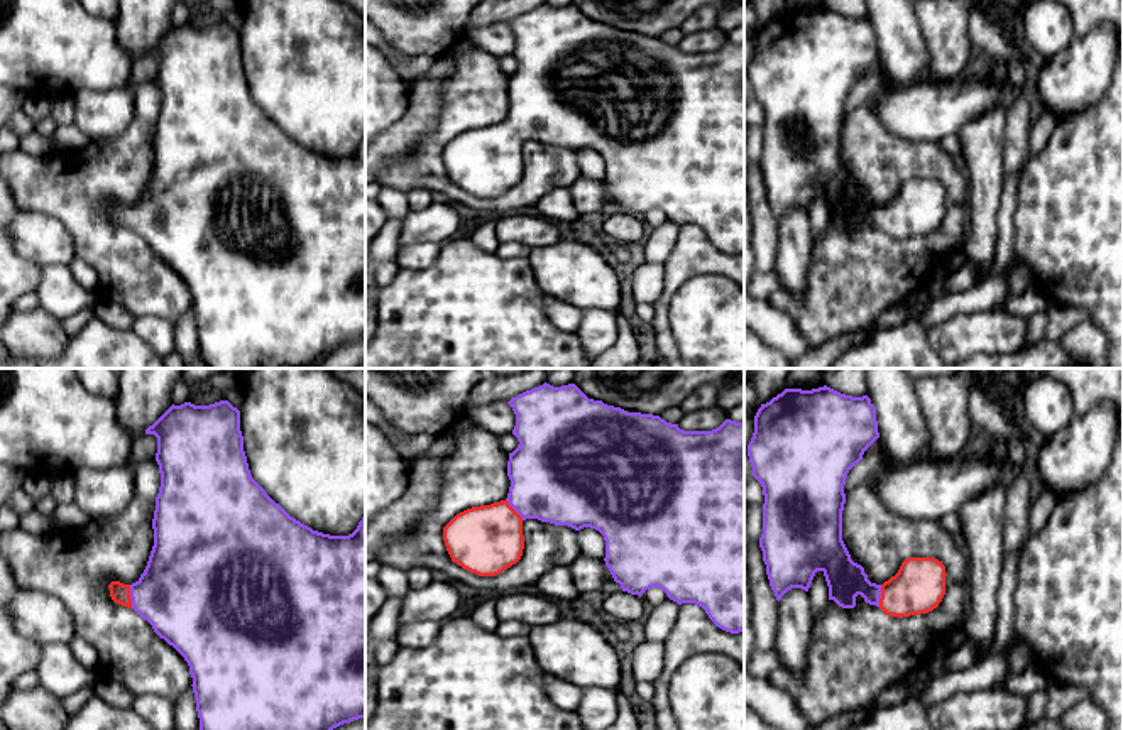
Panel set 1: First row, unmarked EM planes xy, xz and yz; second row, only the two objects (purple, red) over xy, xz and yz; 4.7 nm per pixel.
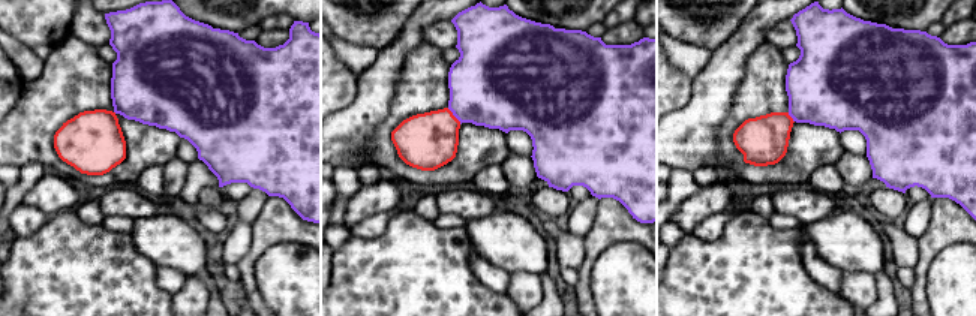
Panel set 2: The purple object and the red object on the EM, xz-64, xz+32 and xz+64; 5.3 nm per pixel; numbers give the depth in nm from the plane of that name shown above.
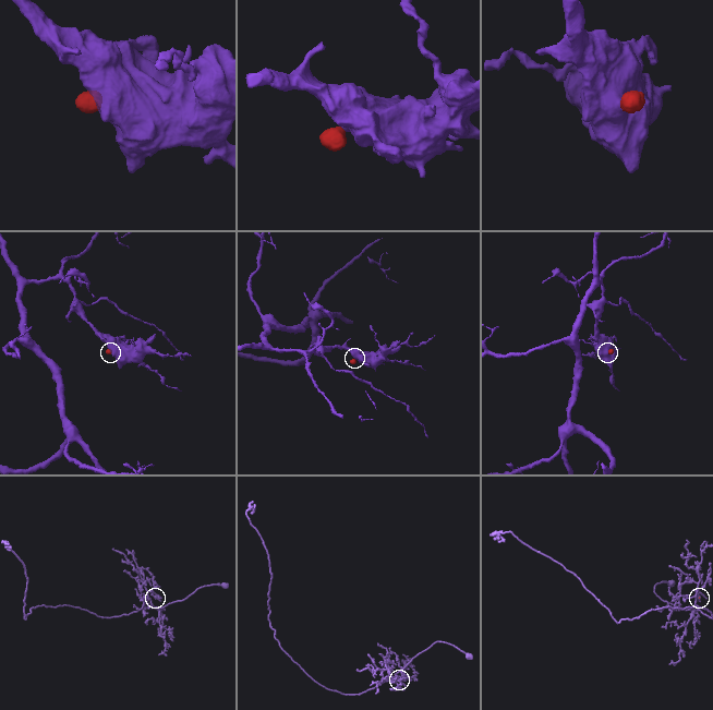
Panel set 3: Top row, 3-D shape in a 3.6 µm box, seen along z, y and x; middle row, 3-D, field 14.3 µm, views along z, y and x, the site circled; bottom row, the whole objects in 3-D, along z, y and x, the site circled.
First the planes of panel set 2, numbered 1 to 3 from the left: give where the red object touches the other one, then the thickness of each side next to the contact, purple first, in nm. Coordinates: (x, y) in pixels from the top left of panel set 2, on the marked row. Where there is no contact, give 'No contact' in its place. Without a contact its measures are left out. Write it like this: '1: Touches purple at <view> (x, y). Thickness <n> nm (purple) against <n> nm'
1: No contact
2: Touches purple at xz+32 (453, 114). Thickness 440 nm (purple) against 300 nm
3: Touches purple at xz+64 (790, 116). Thickness 420 nm (purple) against 260 nm

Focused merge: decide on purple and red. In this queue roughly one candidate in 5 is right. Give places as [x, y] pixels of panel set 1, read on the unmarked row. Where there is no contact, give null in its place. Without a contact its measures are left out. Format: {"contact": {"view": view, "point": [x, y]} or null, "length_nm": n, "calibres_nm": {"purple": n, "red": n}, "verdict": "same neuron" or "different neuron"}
{"contact": {"view": "xy", "point": [131, 218]}, "length_nm": 110, "calibres_nm": {"purple": 420, "red": 100}, "verdict": "same neuron"}

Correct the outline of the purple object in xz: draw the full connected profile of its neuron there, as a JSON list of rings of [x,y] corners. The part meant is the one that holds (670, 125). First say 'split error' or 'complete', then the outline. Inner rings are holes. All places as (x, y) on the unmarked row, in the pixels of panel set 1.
split error; [[[543,5],[526,12],[507,24],[516,35],[512,56],[518,59],[518,69],[509,74],[507,98],[511,101],[506,122],[490,127],[467,130],[457,135],[443,149],[443,162],[453,184],[479,198],[496,198],[516,186],[524,171],[523,144],[538,140],[555,147],[568,147],[575,152],[590,149],[599,152],[605,162],[605,188],[622,213],[643,216],[646,211],[658,208],[666,218],[678,226],[695,225],[705,232],[715,248],[739,255],[744,252],[744,42],[726,41],[712,52],[683,52],[678,46],[666,44],[660,37],[627,34],[621,29],[607,27],[602,22],[589,20],[575,5],[553,8]]]

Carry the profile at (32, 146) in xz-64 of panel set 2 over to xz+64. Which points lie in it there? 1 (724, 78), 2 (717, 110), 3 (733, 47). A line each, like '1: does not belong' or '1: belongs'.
1: does not belong
2: does not belong
3: does not belong

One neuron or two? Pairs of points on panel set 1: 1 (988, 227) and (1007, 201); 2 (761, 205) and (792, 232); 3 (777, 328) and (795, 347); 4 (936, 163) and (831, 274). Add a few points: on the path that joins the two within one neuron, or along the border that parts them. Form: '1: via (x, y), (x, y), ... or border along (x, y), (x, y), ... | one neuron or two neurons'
1: border along (1005, 179), (997, 215), (998, 242), (995, 259) | two neurons
2: border along (780, 223), (778, 250), (773, 262) | two neurons
3: via (782, 333), (790, 342) | one neuron
4: via (954, 208), (953, 225), (920, 257), (876, 272) | one neuron

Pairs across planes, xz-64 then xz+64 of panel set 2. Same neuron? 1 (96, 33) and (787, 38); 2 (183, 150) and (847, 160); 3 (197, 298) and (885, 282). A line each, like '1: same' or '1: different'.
1: same
2: different
3: different

